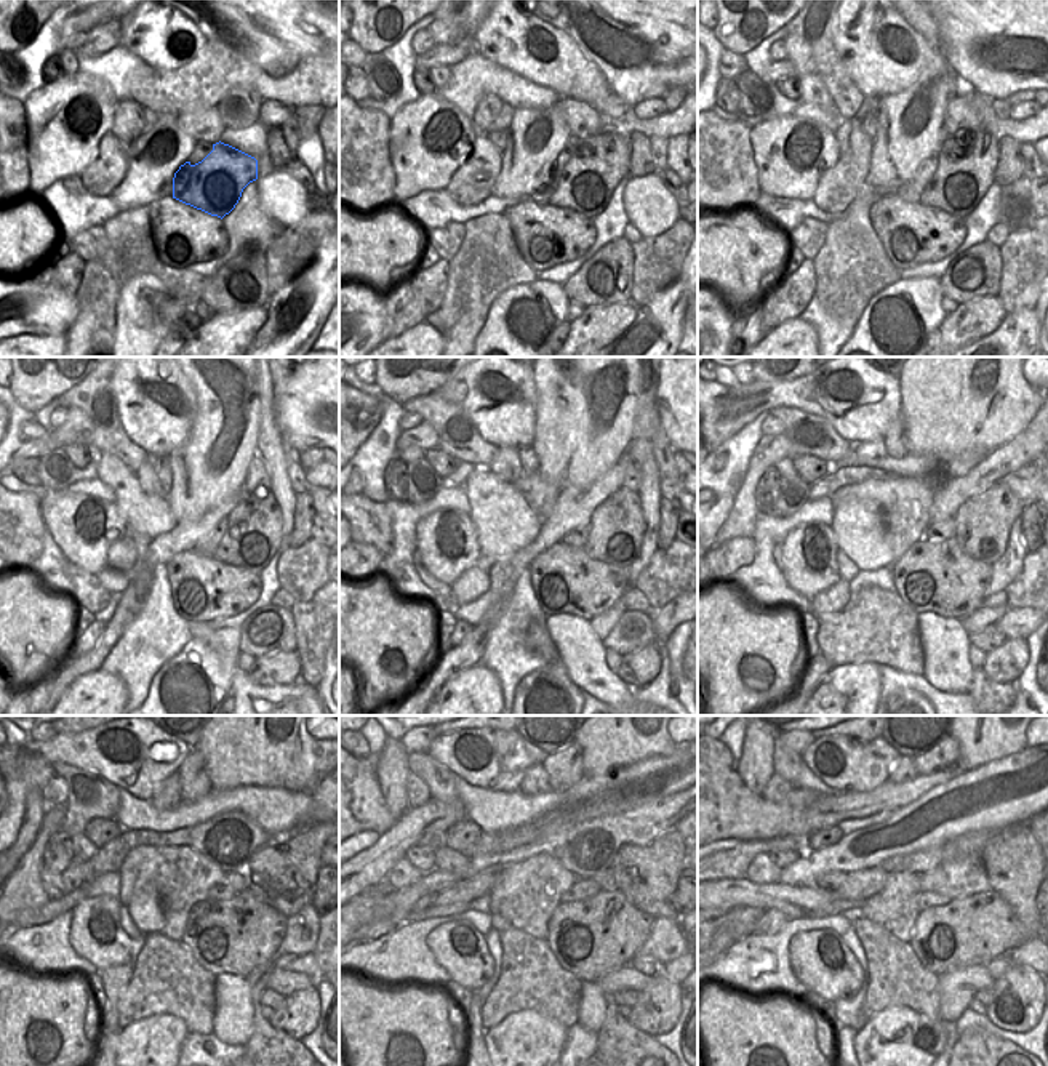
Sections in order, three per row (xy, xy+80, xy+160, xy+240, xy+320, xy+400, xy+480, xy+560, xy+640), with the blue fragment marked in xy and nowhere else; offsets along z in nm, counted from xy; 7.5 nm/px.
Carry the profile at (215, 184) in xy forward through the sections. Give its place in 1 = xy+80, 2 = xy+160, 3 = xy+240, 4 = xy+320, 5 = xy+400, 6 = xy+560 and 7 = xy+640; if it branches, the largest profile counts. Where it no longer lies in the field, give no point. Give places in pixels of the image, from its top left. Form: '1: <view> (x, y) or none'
1: xy+80 (586, 183)
2: xy+160 (967, 160)
3: xy+240 (253, 537)
4: xy+320 (618, 525)
5: xy+400 (983, 524)
6: xy+560 (647, 876)
7: xy+640 (1013, 860)

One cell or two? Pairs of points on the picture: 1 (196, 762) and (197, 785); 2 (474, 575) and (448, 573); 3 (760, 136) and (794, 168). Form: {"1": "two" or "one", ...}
{"1": "one", "2": "two", "3": "one"}

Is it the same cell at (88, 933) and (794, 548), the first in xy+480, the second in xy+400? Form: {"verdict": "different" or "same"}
{"verdict": "same"}

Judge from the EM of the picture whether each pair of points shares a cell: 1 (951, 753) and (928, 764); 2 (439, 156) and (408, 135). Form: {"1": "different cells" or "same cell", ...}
{"1": "same cell", "2": "same cell"}

